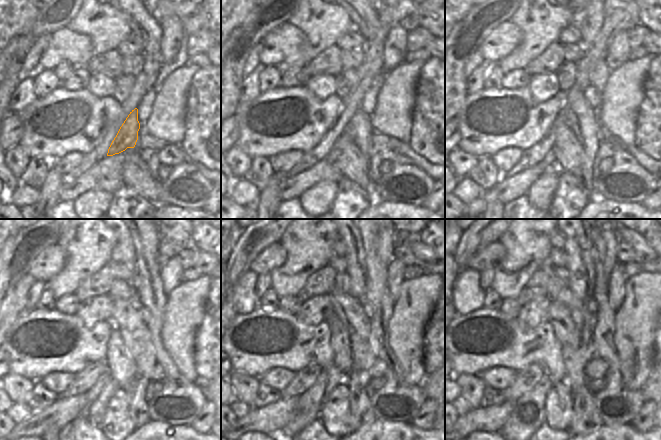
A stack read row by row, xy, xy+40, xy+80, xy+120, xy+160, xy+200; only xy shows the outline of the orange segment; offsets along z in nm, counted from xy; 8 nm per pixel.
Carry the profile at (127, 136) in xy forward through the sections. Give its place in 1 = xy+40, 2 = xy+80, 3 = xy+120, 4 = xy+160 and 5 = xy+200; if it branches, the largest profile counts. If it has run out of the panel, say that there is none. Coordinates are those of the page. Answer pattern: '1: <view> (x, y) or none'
1: xy+40 (338, 146)
2: xy+80 (550, 157)
3: xy+120 (94, 392)
4: xy+160 (307, 409)
5: xy+200 (527, 415)

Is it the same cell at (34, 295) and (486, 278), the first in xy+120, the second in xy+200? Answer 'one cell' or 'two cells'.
one cell

